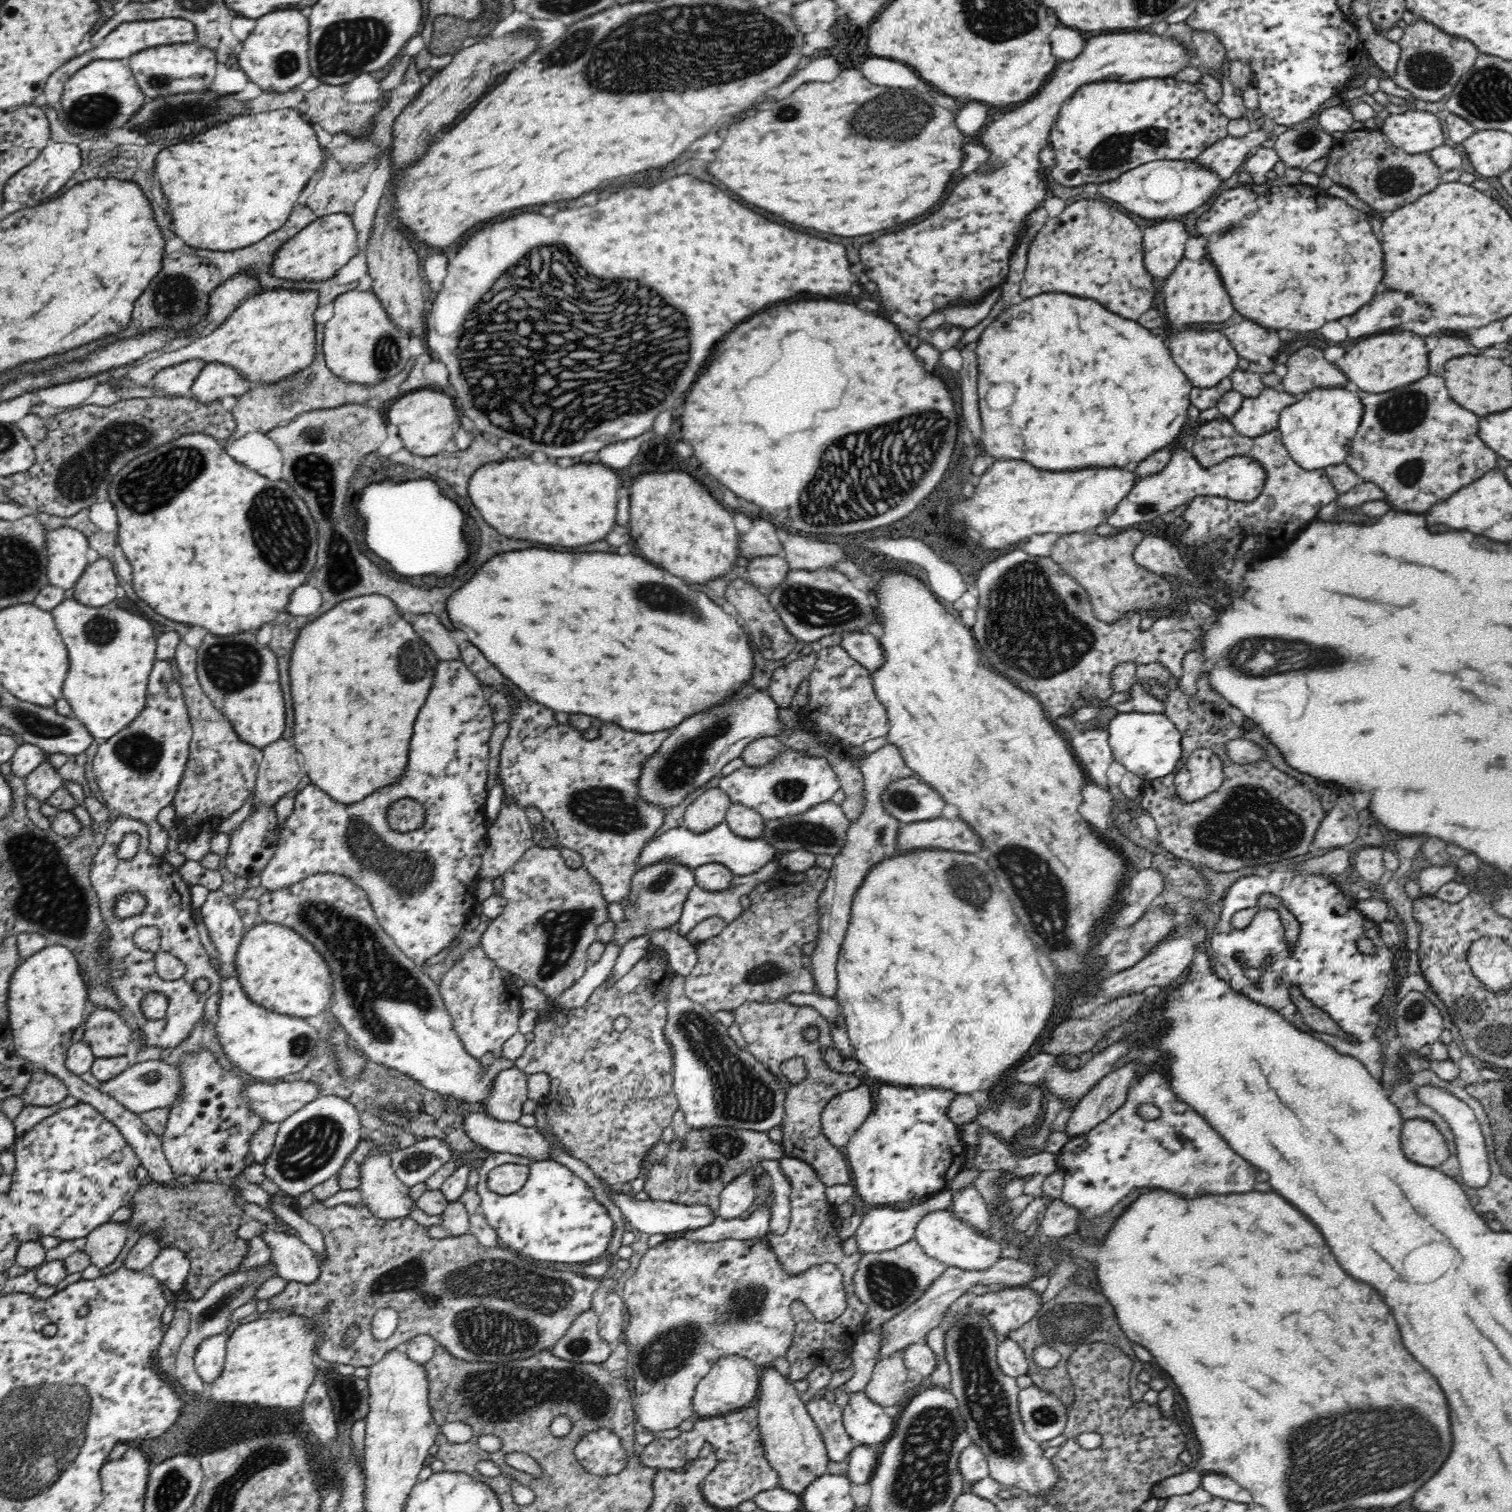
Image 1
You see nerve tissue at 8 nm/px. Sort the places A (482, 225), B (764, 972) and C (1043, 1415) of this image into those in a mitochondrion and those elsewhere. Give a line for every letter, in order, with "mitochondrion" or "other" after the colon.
A: other
B: mitochondrion
C: mitochondrion

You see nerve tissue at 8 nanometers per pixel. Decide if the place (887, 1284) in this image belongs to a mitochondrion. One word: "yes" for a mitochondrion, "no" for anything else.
yes

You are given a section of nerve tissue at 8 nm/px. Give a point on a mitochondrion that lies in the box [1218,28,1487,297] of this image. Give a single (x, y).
(1428, 68)

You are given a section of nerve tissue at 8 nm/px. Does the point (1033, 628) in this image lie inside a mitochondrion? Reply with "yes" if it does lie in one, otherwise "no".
yes

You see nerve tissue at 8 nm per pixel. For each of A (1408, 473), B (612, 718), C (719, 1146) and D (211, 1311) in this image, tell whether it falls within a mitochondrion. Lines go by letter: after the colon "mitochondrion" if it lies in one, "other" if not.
A: mitochondrion
B: other
C: mitochondrion
D: mitochondrion

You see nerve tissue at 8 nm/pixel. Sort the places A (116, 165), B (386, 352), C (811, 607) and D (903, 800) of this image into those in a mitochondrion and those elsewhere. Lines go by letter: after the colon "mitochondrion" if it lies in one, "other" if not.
A: other
B: mitochondrion
C: mitochondrion
D: mitochondrion

